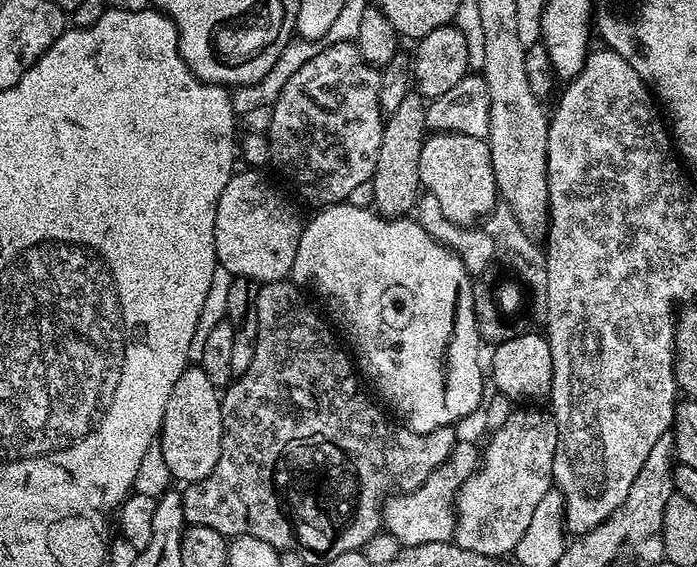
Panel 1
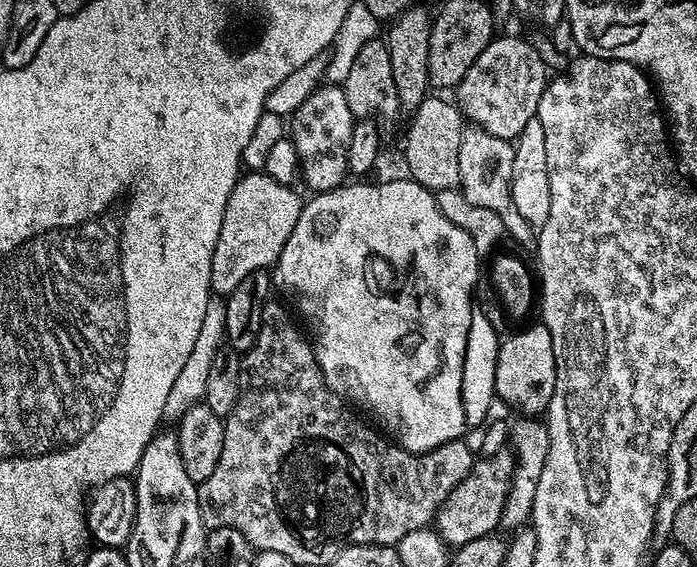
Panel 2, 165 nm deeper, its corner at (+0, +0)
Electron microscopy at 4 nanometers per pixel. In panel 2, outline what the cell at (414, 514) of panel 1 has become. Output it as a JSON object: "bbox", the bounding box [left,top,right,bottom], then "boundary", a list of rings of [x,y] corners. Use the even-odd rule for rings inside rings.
{"bbox":[434,447,516,546],"boundary":[[[504,447],[493,456],[485,456],[473,463],[470,474],[442,502],[436,511],[434,521],[435,531],[440,533],[444,543],[449,546],[459,546],[474,538],[491,536],[501,527],[500,518],[506,506],[506,498],[510,490],[510,482],[514,474],[516,457],[511,447]]]}

